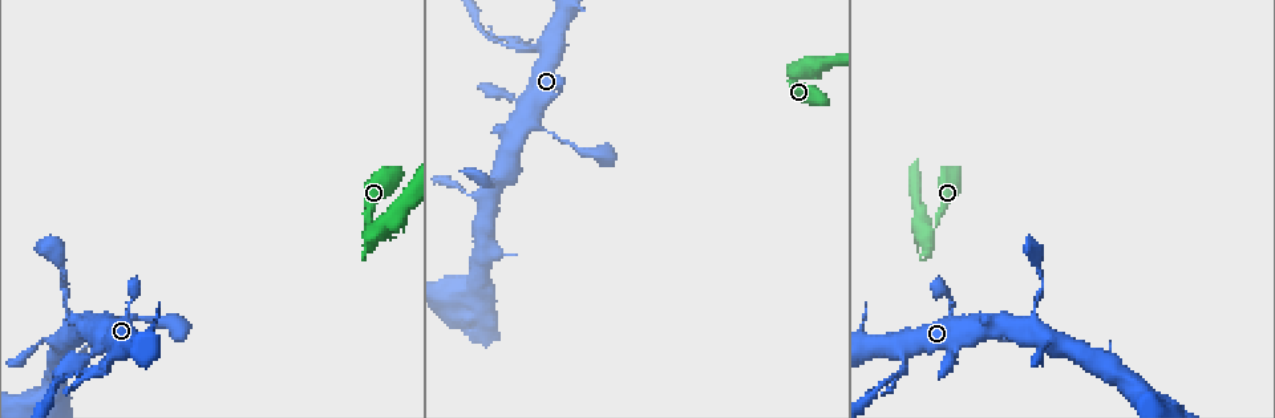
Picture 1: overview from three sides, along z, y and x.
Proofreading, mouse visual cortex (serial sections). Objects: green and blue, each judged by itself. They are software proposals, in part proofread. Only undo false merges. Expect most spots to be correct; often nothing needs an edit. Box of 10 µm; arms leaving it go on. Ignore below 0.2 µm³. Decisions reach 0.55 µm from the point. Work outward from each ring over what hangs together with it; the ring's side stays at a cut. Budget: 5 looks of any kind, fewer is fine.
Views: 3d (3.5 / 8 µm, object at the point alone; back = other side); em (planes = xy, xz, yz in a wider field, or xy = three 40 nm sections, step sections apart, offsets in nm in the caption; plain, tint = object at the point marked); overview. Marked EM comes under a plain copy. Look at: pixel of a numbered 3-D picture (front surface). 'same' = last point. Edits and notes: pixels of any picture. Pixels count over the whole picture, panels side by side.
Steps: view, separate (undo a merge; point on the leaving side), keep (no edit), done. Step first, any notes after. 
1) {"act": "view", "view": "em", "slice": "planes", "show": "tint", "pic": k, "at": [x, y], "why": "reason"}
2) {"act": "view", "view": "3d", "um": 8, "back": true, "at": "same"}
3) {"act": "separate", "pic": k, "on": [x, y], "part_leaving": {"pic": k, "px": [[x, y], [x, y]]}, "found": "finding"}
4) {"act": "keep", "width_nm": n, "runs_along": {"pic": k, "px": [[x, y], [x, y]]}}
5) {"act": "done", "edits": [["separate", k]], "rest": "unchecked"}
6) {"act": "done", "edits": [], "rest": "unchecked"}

{"act": "view", "view": "3d", "um": 3.5, "pic": 1, "at": [797, 68]}

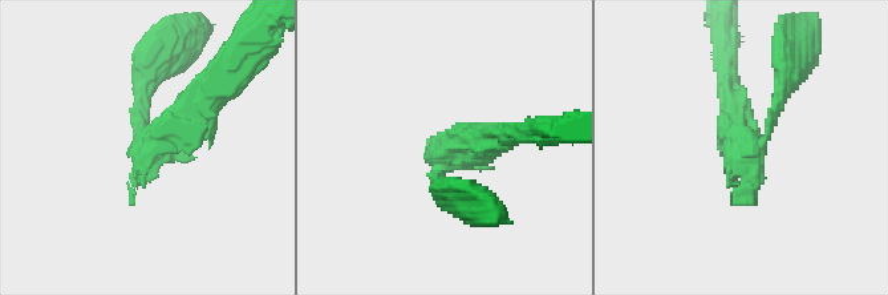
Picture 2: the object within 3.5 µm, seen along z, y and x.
{"act": "view", "view": "em", "slice": "xy", "step": 1, "show": "tint", "pic": 2, "at": [449, 148], "why": "now the EM"}

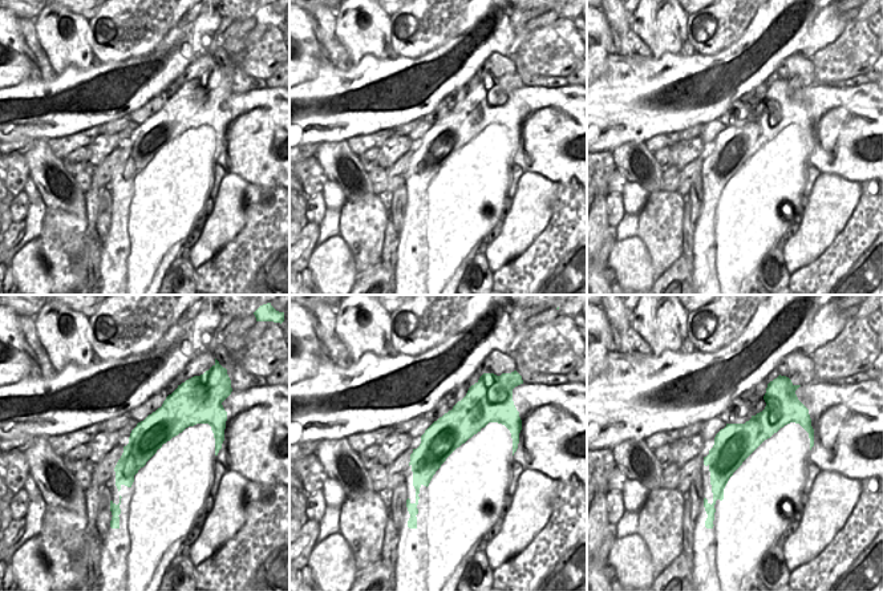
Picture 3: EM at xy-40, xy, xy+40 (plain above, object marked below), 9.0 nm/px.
{"act": "keep", "runs_along": {"pic": 2, "px": [[444, 192], [455, 144], [513, 134]]}, "found": "continuous, no second cell"}

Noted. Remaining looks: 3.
{"act": "view", "view": "3d", "um": 3.5, "pic": 1, "at": [105, 362], "why": "sudden change in width"}

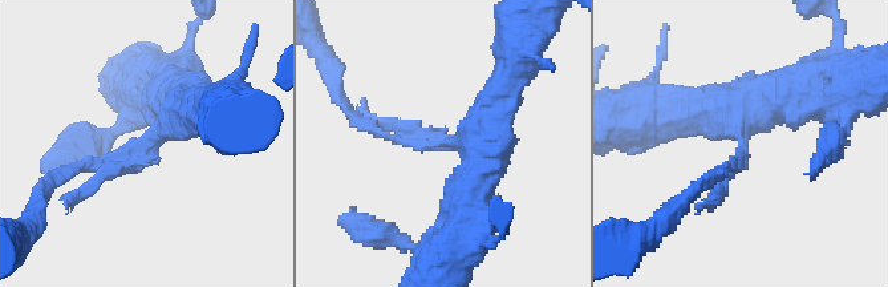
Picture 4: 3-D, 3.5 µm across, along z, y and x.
{"act": "view", "view": "em", "slice": "planes", "show": "tint", "pic": 4, "at": [151, 145]}

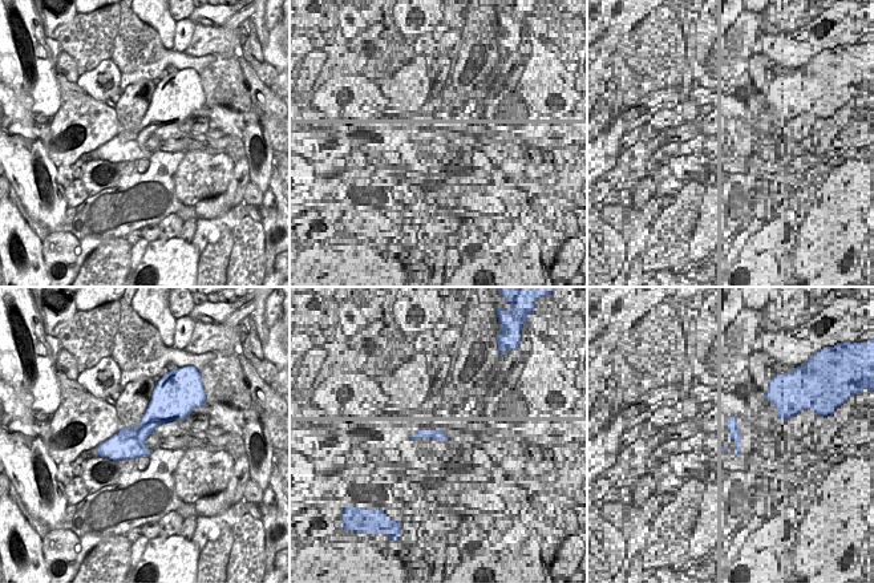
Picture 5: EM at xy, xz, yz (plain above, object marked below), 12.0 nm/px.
{"act": "keep", "runs_along": {"pic": 5, "px": [[177, 415], [101, 449]]}, "found": "one cell here"}

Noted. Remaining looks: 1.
{"act": "done", "edits": [], "rest": "unchecked"}

